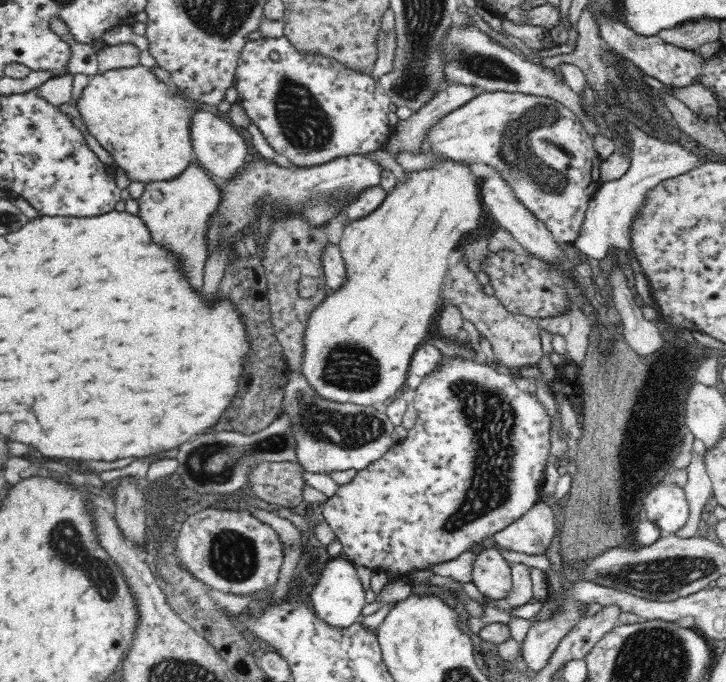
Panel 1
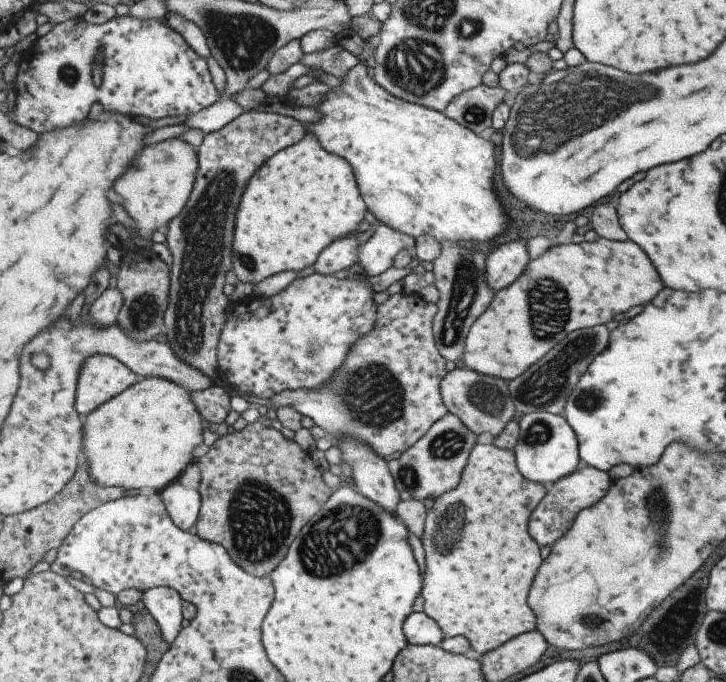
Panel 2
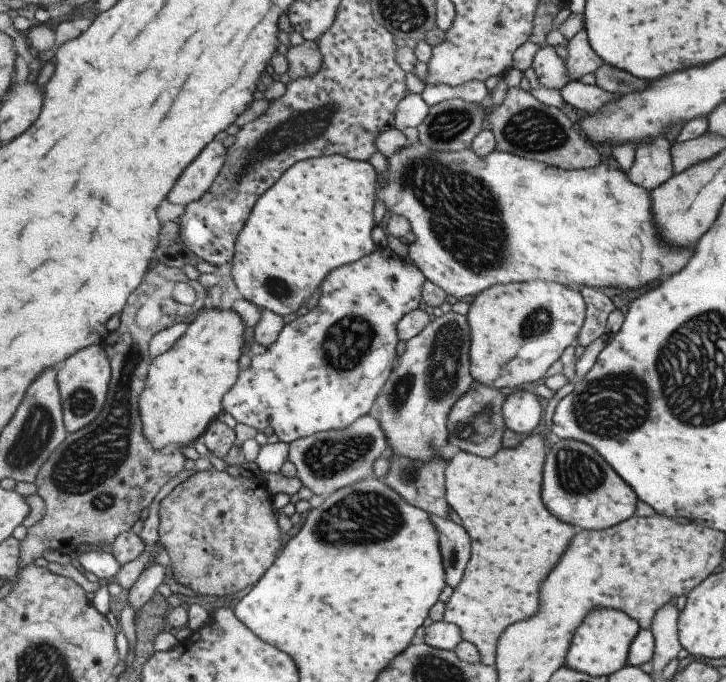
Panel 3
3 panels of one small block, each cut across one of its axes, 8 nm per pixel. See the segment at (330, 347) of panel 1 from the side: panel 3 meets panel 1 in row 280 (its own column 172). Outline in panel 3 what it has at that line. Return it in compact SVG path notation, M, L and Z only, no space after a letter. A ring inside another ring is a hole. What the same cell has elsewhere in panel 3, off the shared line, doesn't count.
M207 308L188 324L185 334L167 351L152 360L140 399L142 423L146 437L156 449L167 445L194 444L224 411L226 394L235 386L239 375L239 358L243 356L247 325L234 309Z

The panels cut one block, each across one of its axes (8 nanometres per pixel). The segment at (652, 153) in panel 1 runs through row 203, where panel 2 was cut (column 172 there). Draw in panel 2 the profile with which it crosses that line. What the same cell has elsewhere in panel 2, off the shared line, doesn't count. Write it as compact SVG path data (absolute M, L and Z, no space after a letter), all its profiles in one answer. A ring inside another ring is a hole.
M159 586L143 592L145 608L158 620L166 640L173 642L183 630L182 604L184 598L169 586Z

